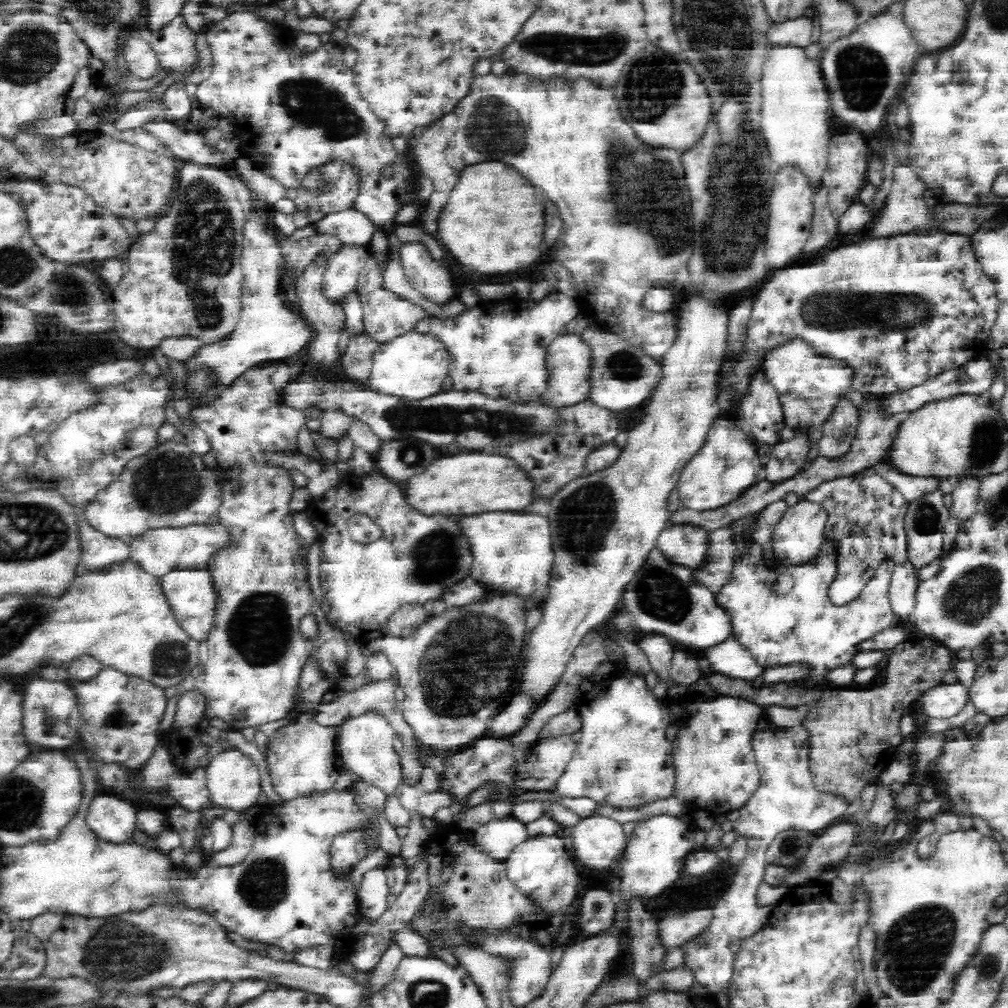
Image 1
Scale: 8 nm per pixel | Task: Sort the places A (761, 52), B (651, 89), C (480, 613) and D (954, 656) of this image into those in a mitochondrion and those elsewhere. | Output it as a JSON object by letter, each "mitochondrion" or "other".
{"A":"other","B":"mitochondrion","C":"other","D":"other"}

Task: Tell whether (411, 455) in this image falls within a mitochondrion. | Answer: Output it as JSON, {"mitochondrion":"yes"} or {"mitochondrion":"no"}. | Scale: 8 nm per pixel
{"mitochondrion":"yes"}

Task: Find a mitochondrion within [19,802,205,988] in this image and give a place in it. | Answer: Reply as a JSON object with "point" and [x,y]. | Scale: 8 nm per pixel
{"point":[102,958]}

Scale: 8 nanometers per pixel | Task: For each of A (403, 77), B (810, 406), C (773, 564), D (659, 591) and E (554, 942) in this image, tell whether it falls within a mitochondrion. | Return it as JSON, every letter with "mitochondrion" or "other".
{"A":"other","B":"mitochondrion","C":"other","D":"mitochondrion","E":"other"}

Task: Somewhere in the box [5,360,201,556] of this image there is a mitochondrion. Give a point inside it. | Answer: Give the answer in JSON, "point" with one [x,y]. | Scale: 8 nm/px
{"point":[52,532]}

